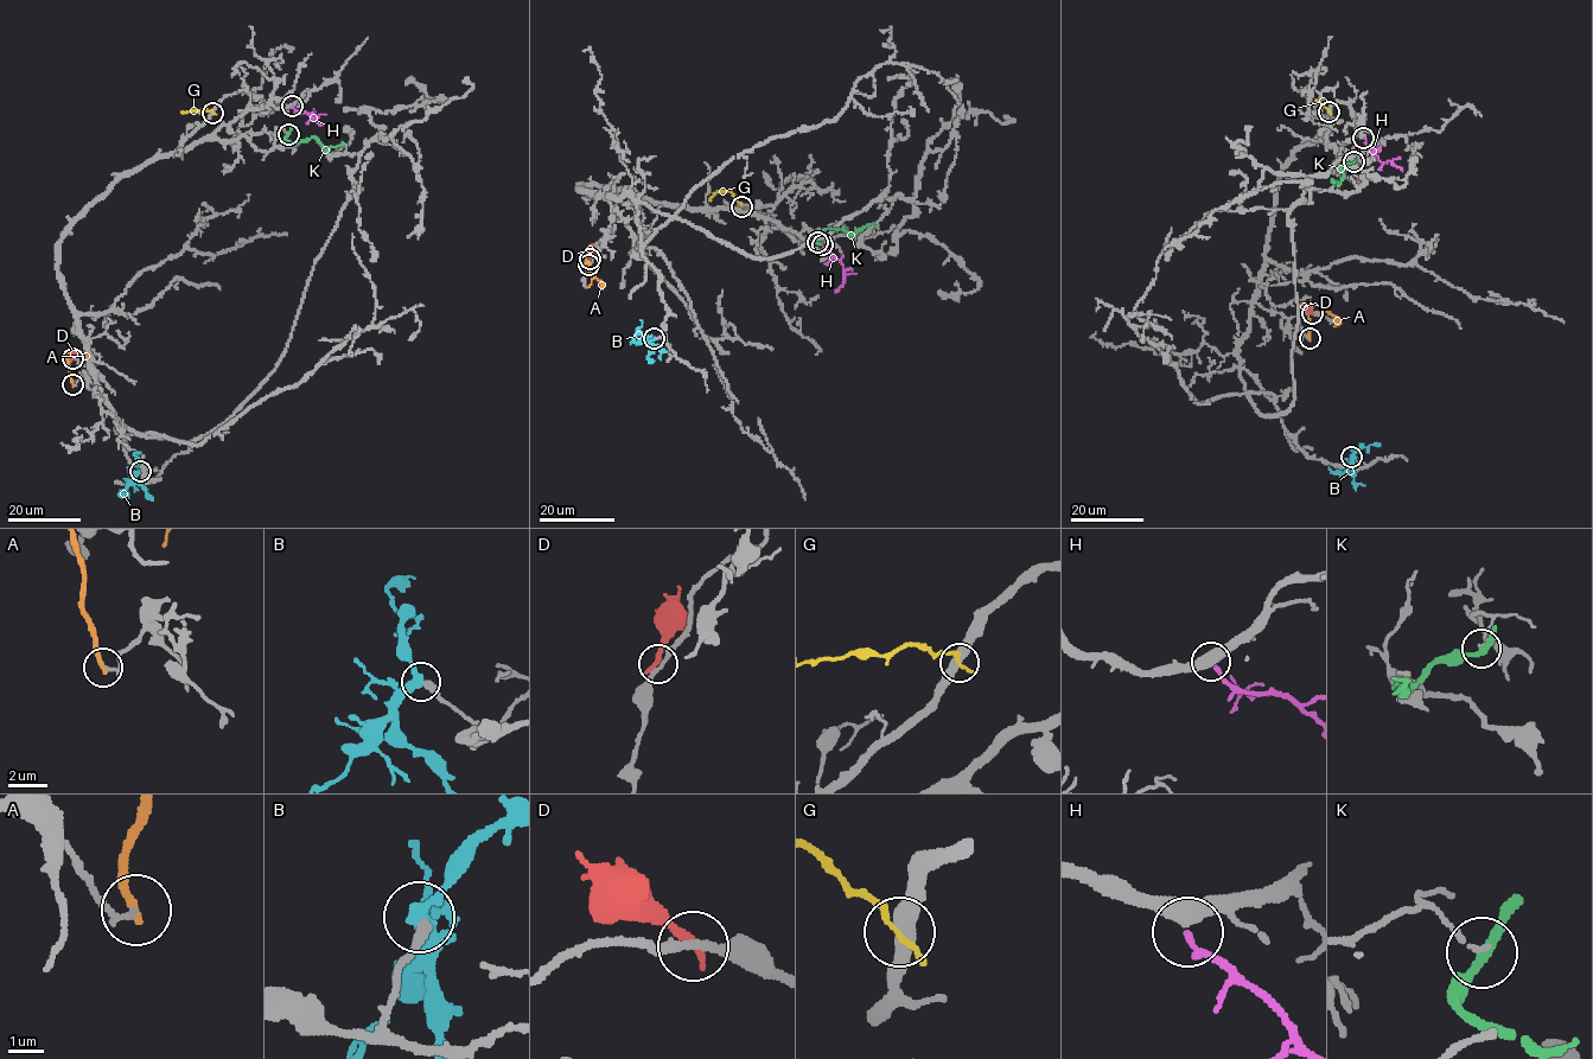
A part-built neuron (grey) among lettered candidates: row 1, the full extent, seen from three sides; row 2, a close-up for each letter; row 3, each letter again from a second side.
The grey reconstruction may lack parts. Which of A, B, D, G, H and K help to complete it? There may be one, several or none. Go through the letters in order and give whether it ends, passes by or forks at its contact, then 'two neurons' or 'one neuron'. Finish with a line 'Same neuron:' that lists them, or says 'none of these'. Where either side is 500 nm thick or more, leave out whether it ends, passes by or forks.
A: it ends | two neurons
B: it passes by | two neurons
D: it ends | two neurons
G: it ends | two neurons
H: it ends | one neuron
K: it passes by | two neurons
Same neuron: H

